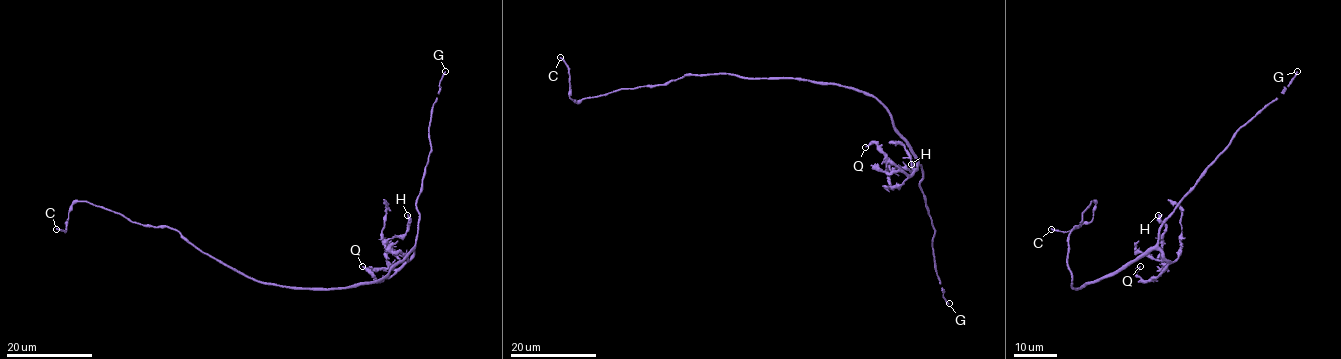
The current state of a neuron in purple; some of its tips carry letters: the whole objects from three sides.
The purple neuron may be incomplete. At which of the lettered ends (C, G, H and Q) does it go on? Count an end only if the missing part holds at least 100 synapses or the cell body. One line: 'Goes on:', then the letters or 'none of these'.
Goes on: G

